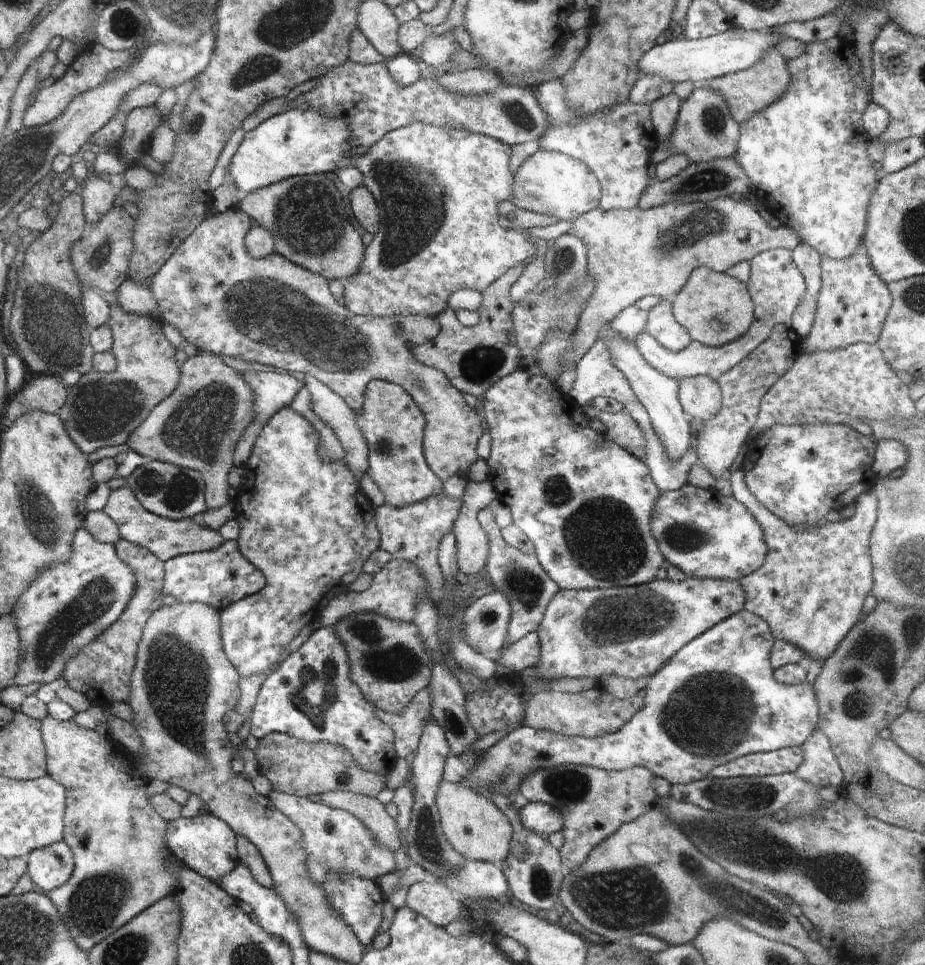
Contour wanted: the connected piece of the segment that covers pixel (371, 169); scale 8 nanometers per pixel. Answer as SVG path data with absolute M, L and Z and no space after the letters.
M416 122L387 132L378 142L375 142L370 151L361 157L351 159L348 164L362 172L364 186L369 189L375 198L380 213L380 228L373 236L370 245L365 248L362 265L347 279L342 280L343 297L341 302L353 315L392 316L392 315L422 315L436 317L447 306L448 296L461 288L473 288L483 292L500 276L506 272L530 261L537 254L536 245L518 229L505 229L498 223L498 202L511 201L513 174L510 171L511 146L505 142L468 132L466 129L453 129L445 126L439 127L433 124Z

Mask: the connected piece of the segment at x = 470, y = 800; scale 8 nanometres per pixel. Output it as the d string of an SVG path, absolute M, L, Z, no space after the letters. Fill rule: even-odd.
M439 783L436 804L443 833L448 842L466 861L492 861L500 864L507 857L513 826L506 813L484 793L464 783Z

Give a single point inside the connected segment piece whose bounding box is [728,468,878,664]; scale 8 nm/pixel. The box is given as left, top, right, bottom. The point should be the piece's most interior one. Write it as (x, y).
(812, 587)

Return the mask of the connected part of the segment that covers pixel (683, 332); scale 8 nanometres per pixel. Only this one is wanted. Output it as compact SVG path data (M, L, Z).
M662 302L650 310L647 318L646 333L672 352L684 350L690 343L688 331L672 316L670 302Z

